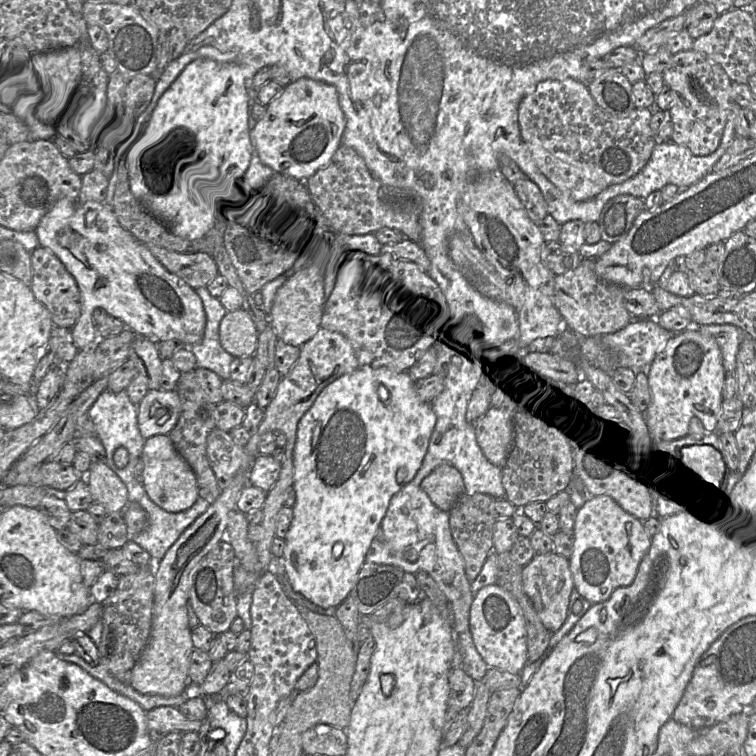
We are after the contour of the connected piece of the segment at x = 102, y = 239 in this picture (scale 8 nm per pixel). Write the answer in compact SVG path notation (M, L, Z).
M62 198L42 218L35 233L40 247L51 249L79 286L81 315L71 329L71 340L79 351L86 347L92 347L99 339L93 321L93 311L96 308L102 308L109 315L123 321L127 329L133 330L136 335L142 335L155 342L179 338L187 345L192 346L202 339L207 319L203 302L196 289L176 274L169 272L145 244L121 226L113 211L112 204L104 201Z

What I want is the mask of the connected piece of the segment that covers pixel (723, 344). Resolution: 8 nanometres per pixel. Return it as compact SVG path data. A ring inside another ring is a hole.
M700 325L696 328L704 337L716 341L722 355L725 373L734 374L739 345L745 337L749 336L734 325Z

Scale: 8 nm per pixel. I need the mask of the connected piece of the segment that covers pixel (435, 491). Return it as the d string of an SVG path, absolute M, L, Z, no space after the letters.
M449 463L434 468L422 480L421 488L439 509L447 512L450 512L458 498L465 493L461 472Z

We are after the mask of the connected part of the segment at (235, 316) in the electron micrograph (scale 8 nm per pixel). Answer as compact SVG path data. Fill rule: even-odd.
M243 308L227 312L221 321L221 344L233 357L253 356L258 346L258 334L253 318Z

